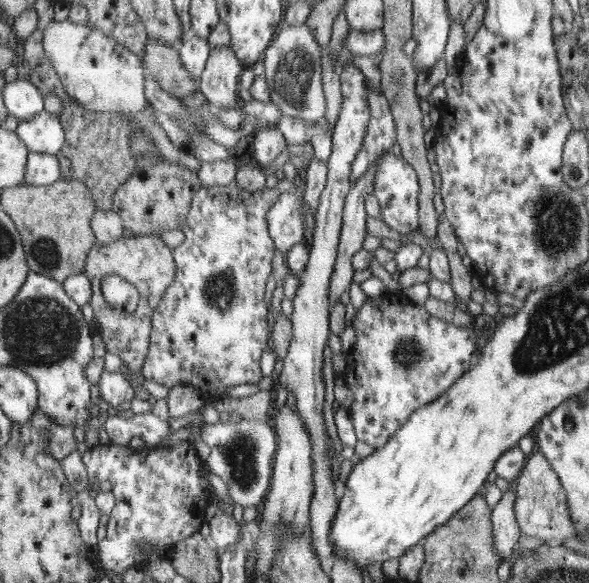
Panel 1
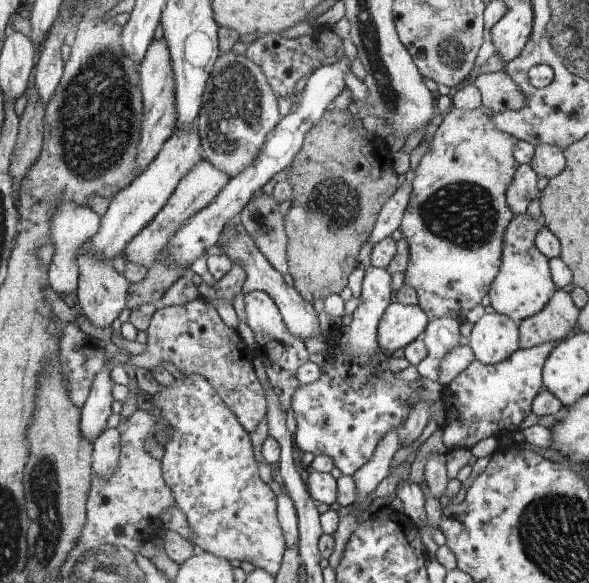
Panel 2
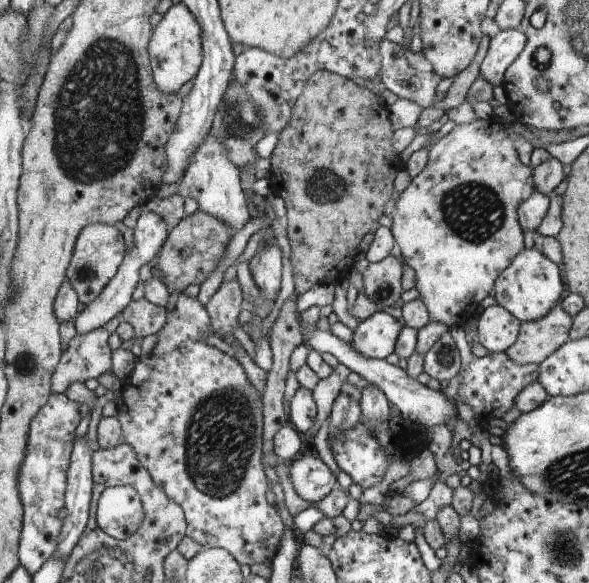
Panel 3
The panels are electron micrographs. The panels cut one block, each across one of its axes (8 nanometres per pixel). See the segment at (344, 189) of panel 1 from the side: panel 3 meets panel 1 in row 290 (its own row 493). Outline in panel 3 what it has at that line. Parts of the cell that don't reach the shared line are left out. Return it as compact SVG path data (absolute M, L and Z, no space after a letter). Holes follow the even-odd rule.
M316 455L300 456L290 465L290 482L296 494L316 504L328 496L338 485L337 477L332 470Z

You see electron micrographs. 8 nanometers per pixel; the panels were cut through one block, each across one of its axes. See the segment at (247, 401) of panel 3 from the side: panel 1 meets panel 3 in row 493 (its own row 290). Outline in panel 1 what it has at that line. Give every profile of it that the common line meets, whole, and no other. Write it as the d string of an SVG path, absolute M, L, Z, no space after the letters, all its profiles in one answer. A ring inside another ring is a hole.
M235 182L226 187L203 187L197 191L193 206L186 213L186 221L182 223L184 242L172 249L176 277L152 312L150 346L142 366L146 380L170 389L178 385L192 386L200 392L204 403L216 403L226 397L226 388L257 384L262 378L260 354L272 327L266 320L268 306L264 302L264 292L274 254L266 213L272 210L280 194L276 188L264 188L254 191L250 202L250 196L246 200L246 190L240 190Z

